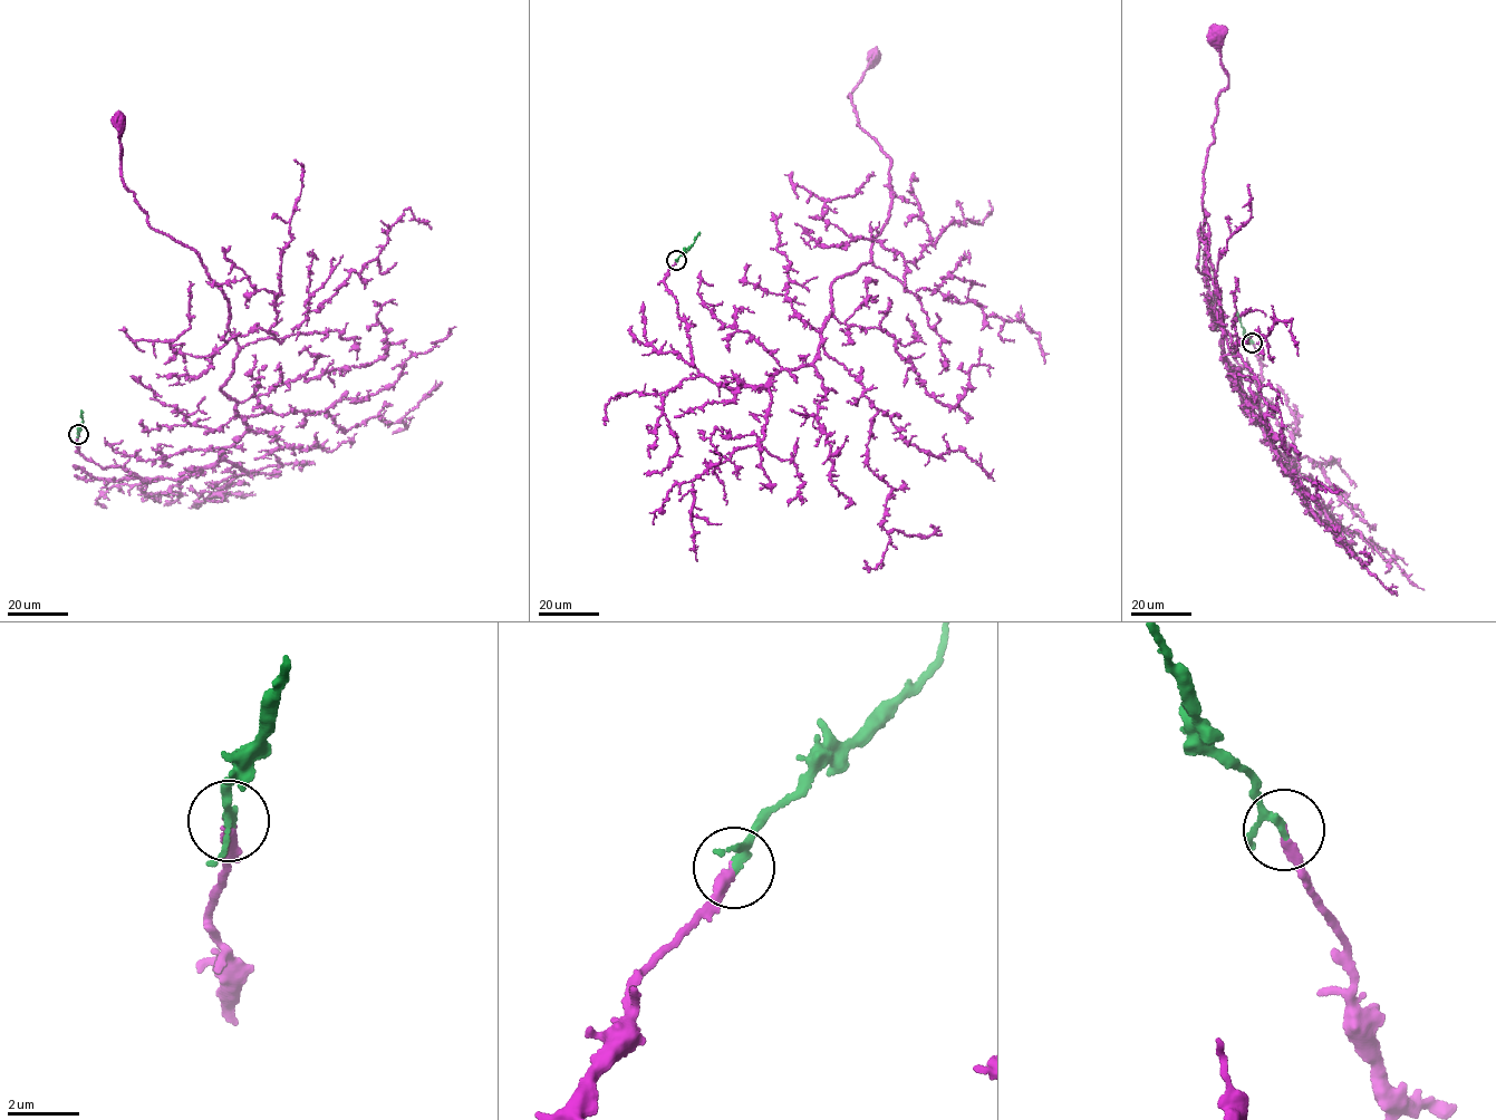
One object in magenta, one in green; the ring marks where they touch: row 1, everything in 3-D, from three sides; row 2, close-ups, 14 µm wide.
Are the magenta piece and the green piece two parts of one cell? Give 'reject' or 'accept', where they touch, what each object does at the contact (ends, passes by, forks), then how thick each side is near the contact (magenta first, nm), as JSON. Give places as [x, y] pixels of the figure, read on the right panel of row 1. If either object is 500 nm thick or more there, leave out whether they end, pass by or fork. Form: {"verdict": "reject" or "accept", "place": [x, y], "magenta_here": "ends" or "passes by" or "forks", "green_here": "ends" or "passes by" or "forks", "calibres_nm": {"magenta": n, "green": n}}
{"verdict": "accept", "place": [1252, 343], "magenta_here": "ends", "green_here": "passes by", "calibres_nm": {"magenta": 240, "green": 190}}

